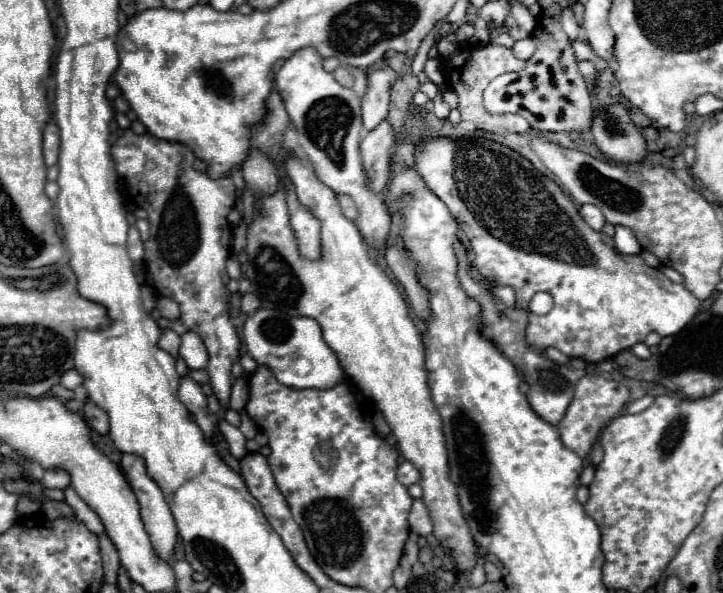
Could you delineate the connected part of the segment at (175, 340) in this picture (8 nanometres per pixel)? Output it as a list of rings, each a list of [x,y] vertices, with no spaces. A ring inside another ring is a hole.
[[[165,329],[161,339],[159,339],[159,347],[177,359],[179,357],[179,347],[181,347],[181,337],[173,329]]]

